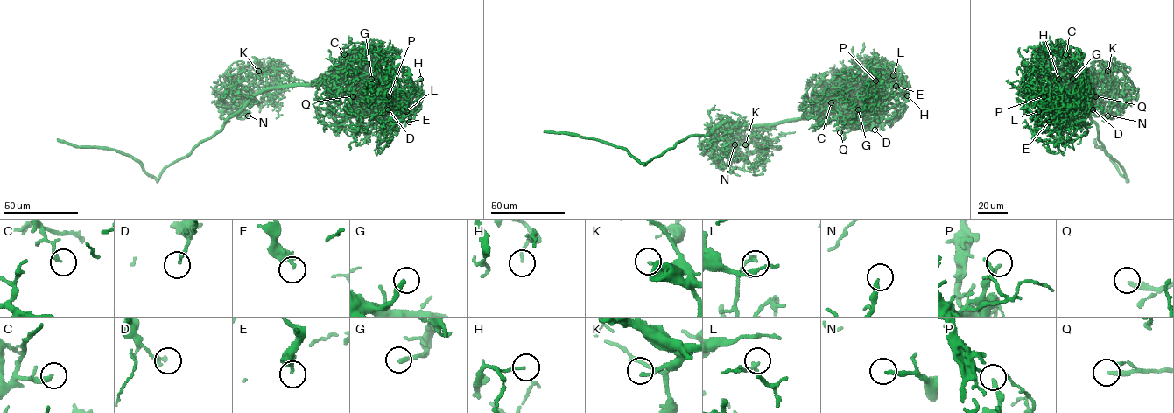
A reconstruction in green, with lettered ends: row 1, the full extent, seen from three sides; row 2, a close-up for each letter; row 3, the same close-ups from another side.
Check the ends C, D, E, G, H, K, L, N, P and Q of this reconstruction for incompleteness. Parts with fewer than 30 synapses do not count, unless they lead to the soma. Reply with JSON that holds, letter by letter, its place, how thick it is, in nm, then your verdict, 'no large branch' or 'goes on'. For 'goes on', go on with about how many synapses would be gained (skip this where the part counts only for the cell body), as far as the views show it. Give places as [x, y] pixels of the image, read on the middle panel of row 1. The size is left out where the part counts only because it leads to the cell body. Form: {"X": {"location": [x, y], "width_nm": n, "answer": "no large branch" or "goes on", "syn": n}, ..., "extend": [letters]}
{"C": {"location": [831, 102], "width_nm": 240, "answer": "no large branch"}, "D": {"location": [875, 129], "width_nm": 240, "answer": "no large branch"}, "E": {"location": [896, 86], "width_nm": 340, "answer": "no large branch"}, "G": {"location": [858, 109], "width_nm": 260, "answer": "goes on", "syn": 110}, "H": {"location": [907, 95], "width_nm": 130, "answer": "no large branch"}, "K": {"location": [745, 144], "width_nm": 170, "answer": "no large branch"}, "L": {"location": [893, 75], "width_nm": 200, "answer": "no large branch"}, "N": {"location": [734, 144], "width_nm": 240, "answer": "goes on", "syn": 120}, "P": {"location": [875, 80], "width_nm": 200, "answer": "goes on", "syn": 45}, "Q": {"location": [840, 132], "width_nm": 280, "answer": "goes on", "syn": 35}, "extend": ["G", "N", "P", "Q"]}

